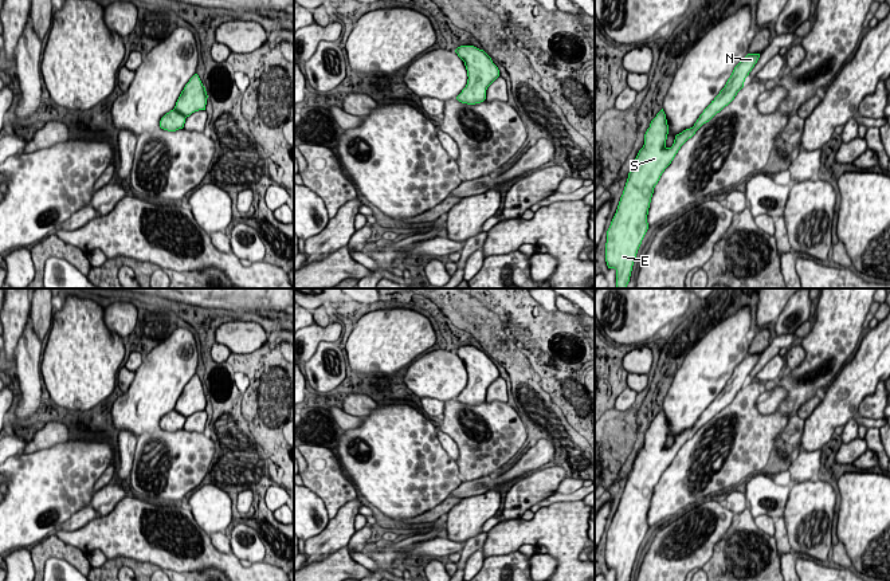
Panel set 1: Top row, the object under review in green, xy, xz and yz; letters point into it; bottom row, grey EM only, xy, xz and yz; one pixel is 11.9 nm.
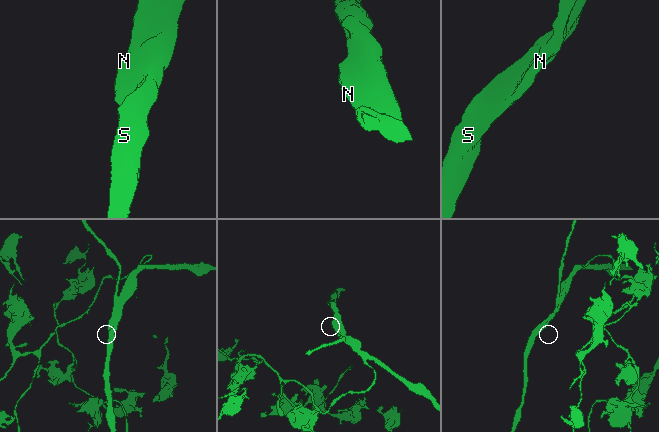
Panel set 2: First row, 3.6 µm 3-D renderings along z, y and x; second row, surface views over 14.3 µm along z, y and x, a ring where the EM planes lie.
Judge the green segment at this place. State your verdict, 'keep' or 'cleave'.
keep

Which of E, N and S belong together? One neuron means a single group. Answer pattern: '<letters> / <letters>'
E N S

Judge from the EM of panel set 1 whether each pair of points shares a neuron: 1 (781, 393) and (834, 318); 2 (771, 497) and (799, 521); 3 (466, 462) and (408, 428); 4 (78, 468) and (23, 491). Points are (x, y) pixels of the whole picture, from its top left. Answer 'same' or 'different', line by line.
1: different
2: same
3: different
4: same

